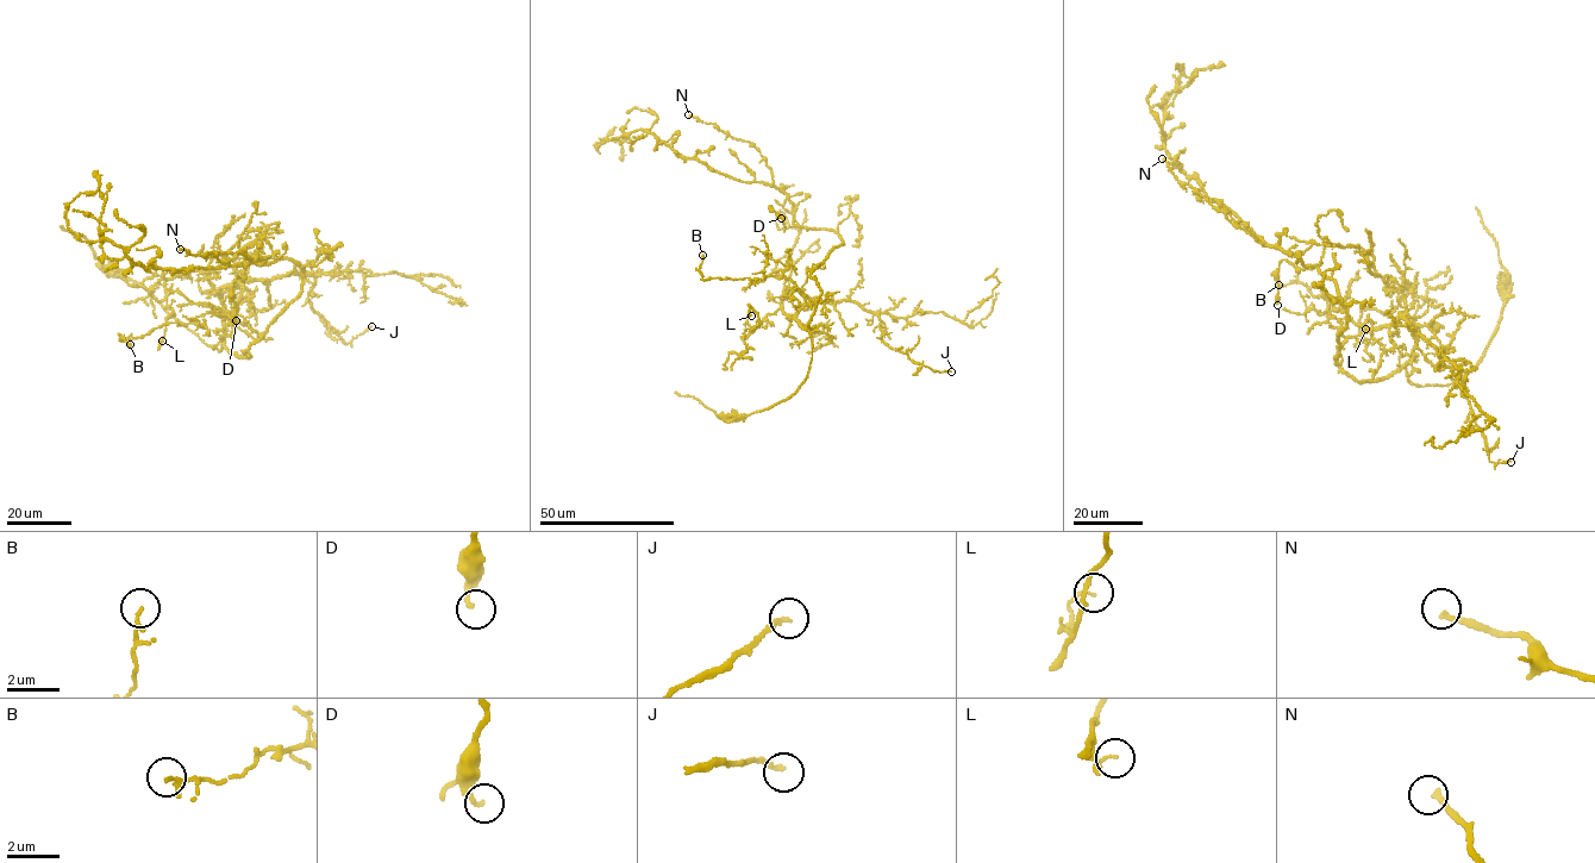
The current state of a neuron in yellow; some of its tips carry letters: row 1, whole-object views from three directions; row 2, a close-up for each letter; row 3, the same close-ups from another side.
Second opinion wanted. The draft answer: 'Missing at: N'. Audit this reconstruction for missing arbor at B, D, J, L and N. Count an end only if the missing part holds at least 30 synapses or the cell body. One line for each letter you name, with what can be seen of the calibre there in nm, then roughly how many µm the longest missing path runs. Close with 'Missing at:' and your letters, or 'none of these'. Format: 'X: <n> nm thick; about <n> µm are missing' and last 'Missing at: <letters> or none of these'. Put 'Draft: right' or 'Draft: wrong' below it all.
N: 200 nm thick; about 25 µm are missing
Missing at: N
Draft: right

